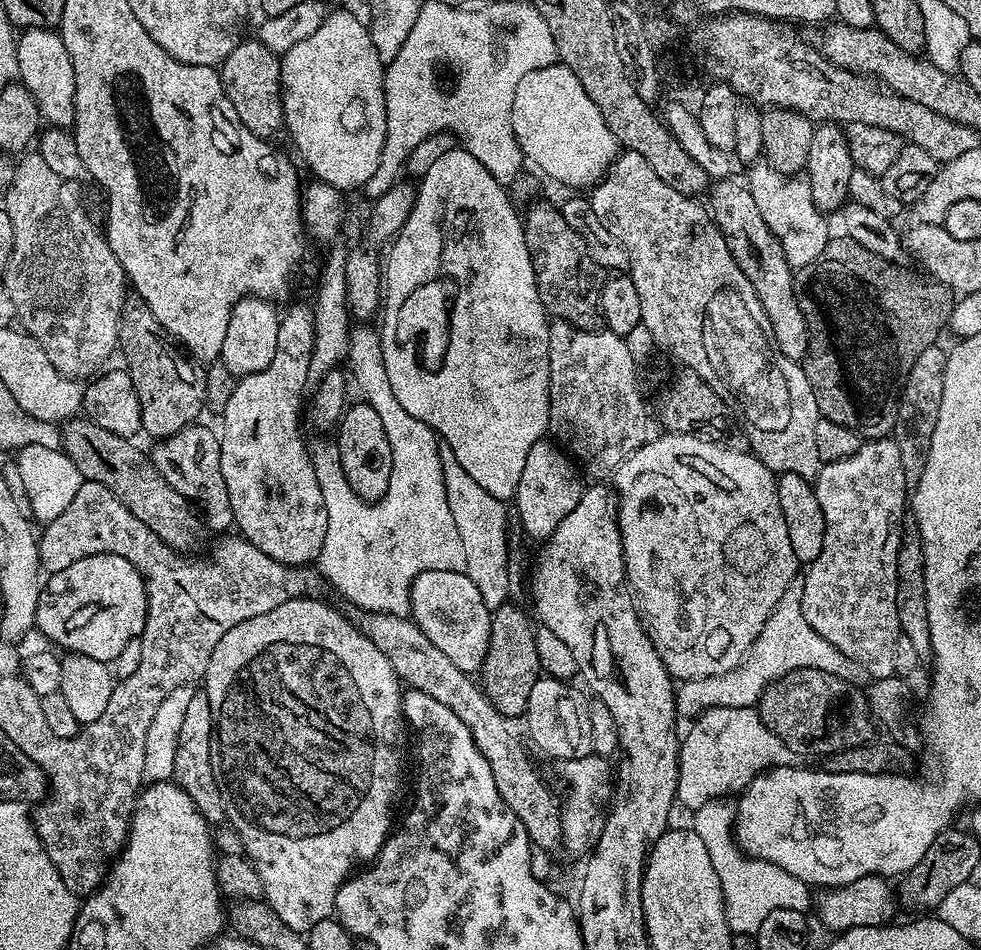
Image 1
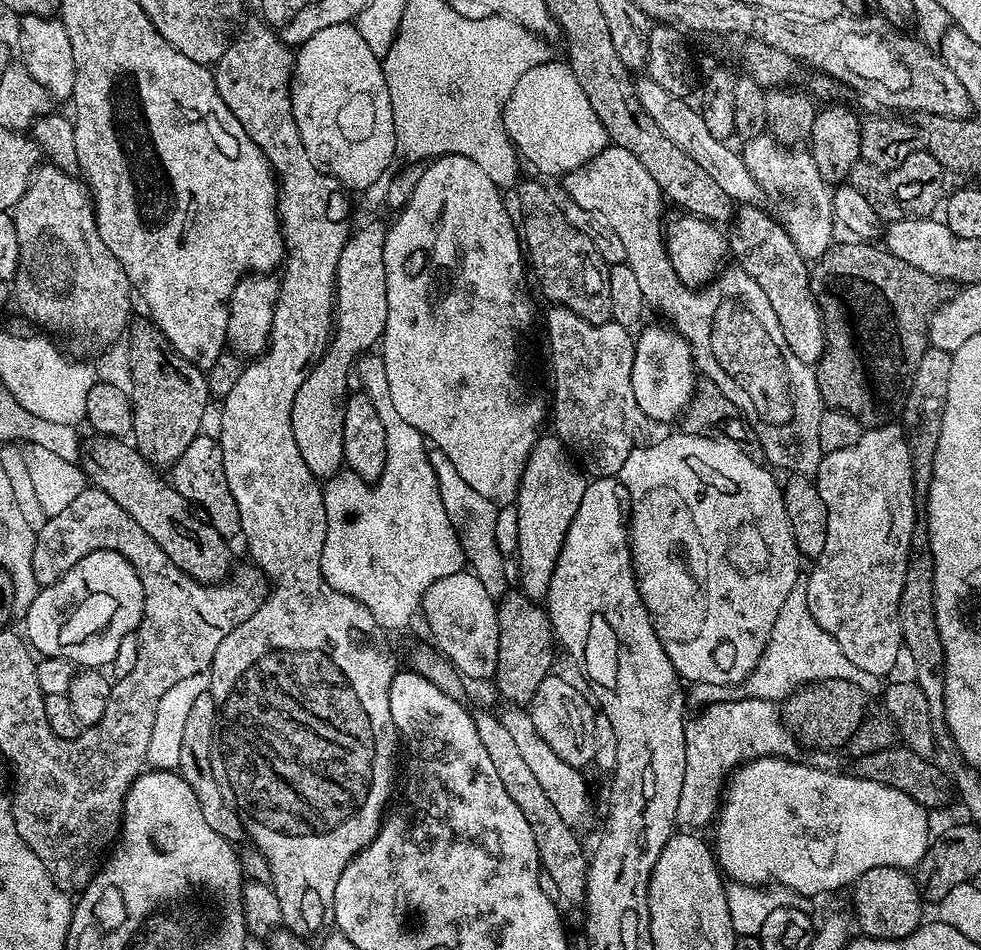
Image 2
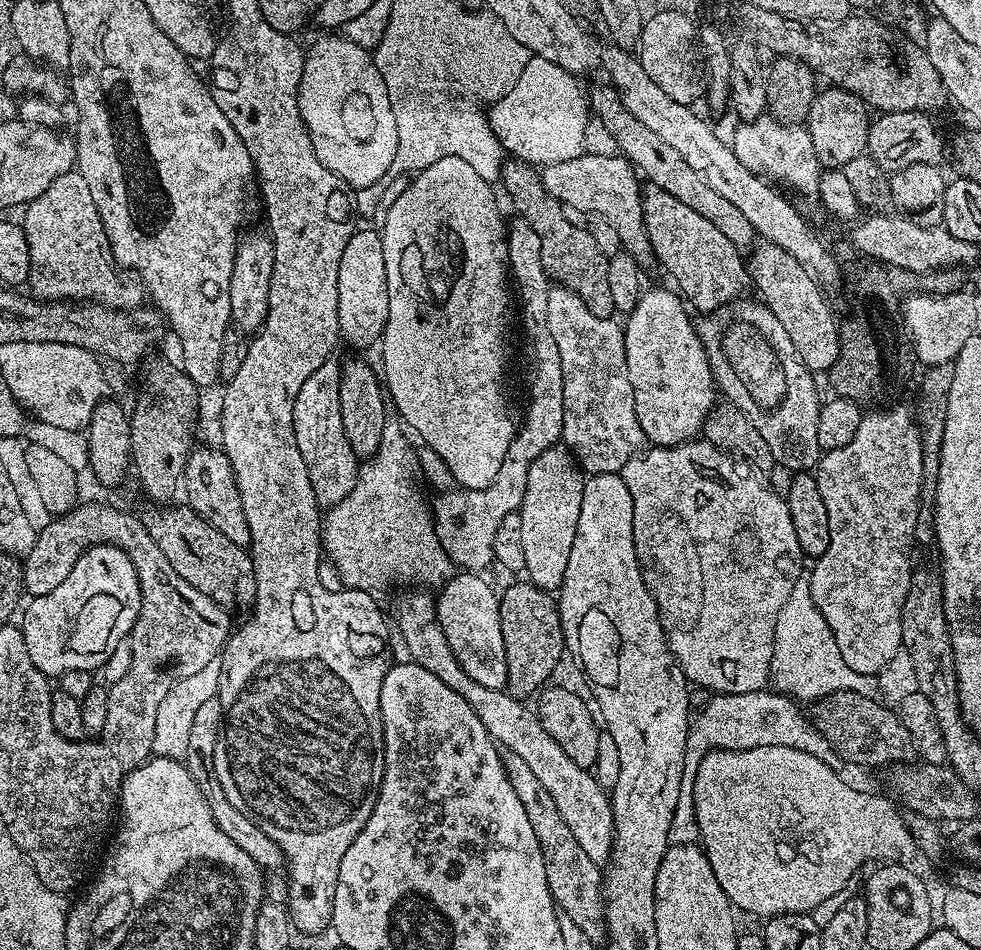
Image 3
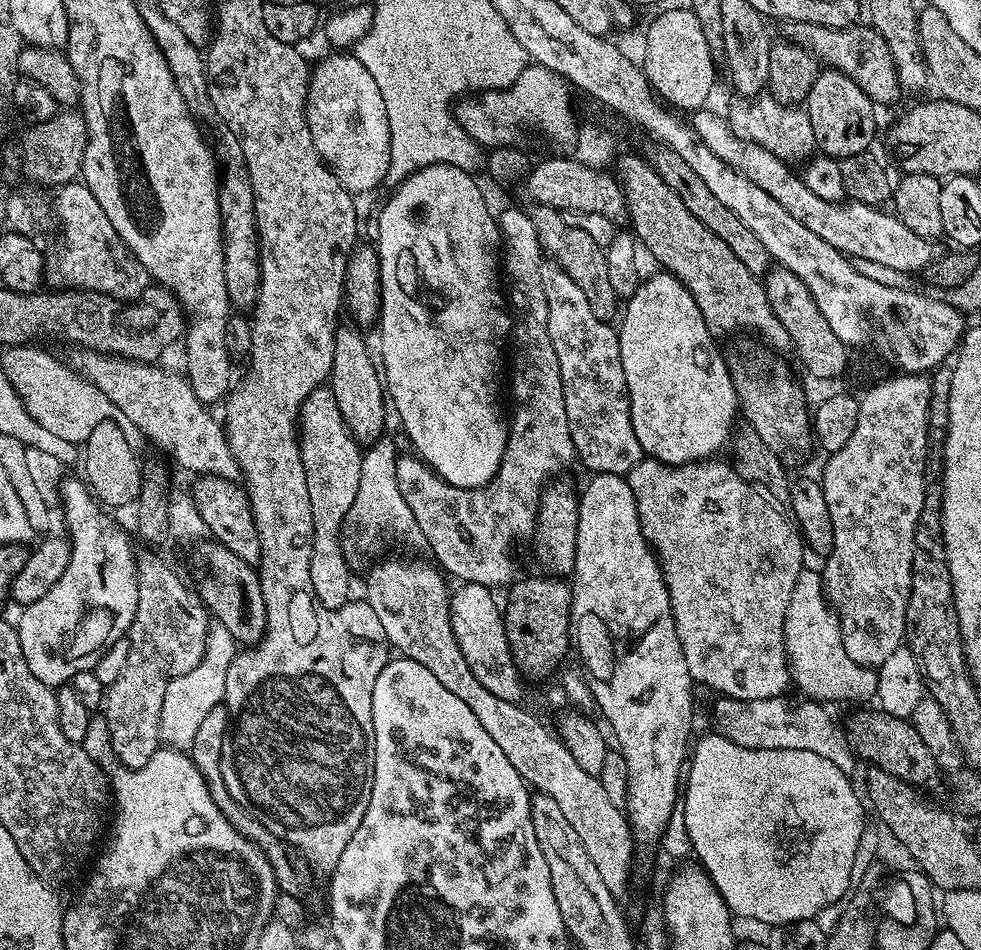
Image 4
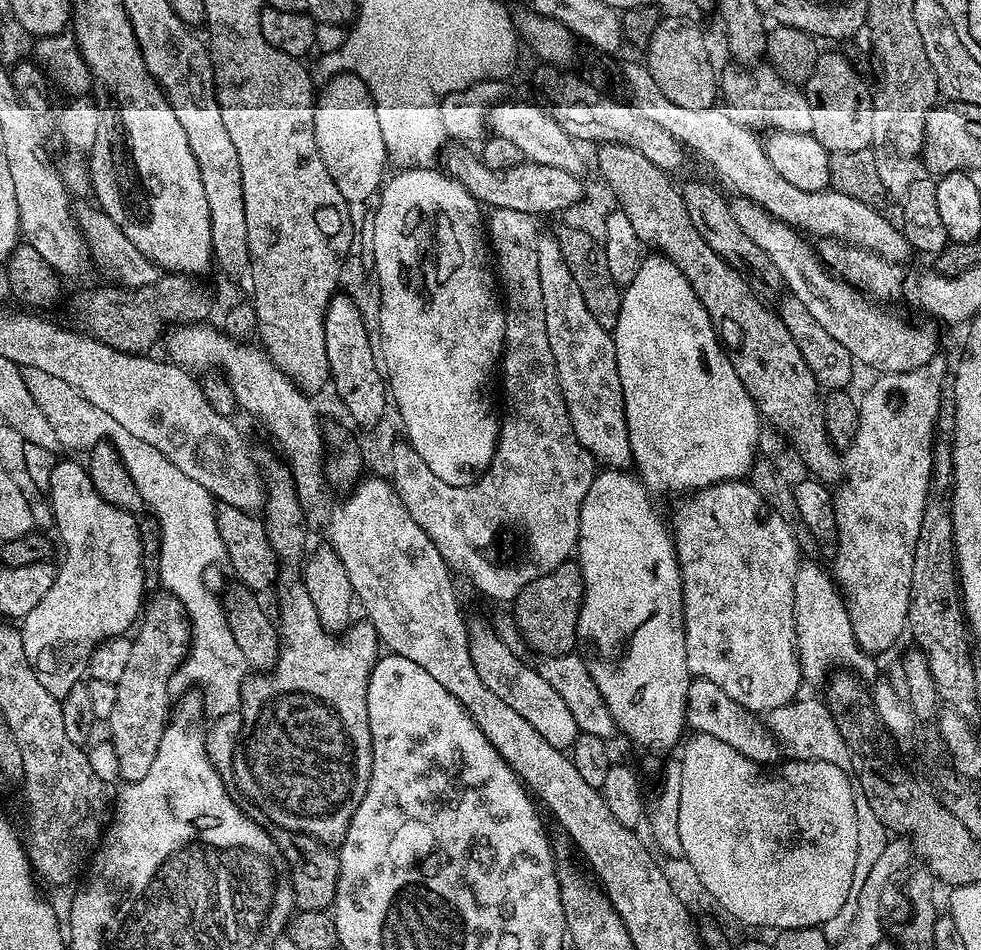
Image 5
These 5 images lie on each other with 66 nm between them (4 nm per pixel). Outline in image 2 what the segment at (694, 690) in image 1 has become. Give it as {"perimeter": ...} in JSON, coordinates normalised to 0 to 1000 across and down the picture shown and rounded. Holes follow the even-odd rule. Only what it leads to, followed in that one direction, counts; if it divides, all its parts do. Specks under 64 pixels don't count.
{"perimeter":[[[819,609],[809,613],[809,621],[805,621],[801,634],[797,634],[797,642],[793,642],[793,651],[789,651],[781,684],[775,689],[769,705],[758,715],[757,732],[768,737],[798,739],[806,728],[819,720],[829,720],[831,716],[861,716],[871,718],[883,729],[896,729],[898,713],[875,705],[875,701],[867,699],[862,688],[858,688],[854,676],[850,676],[850,672],[846,672],[846,667],[830,655],[830,646],[826,646],[826,638],[822,634],[823,620]]]}

